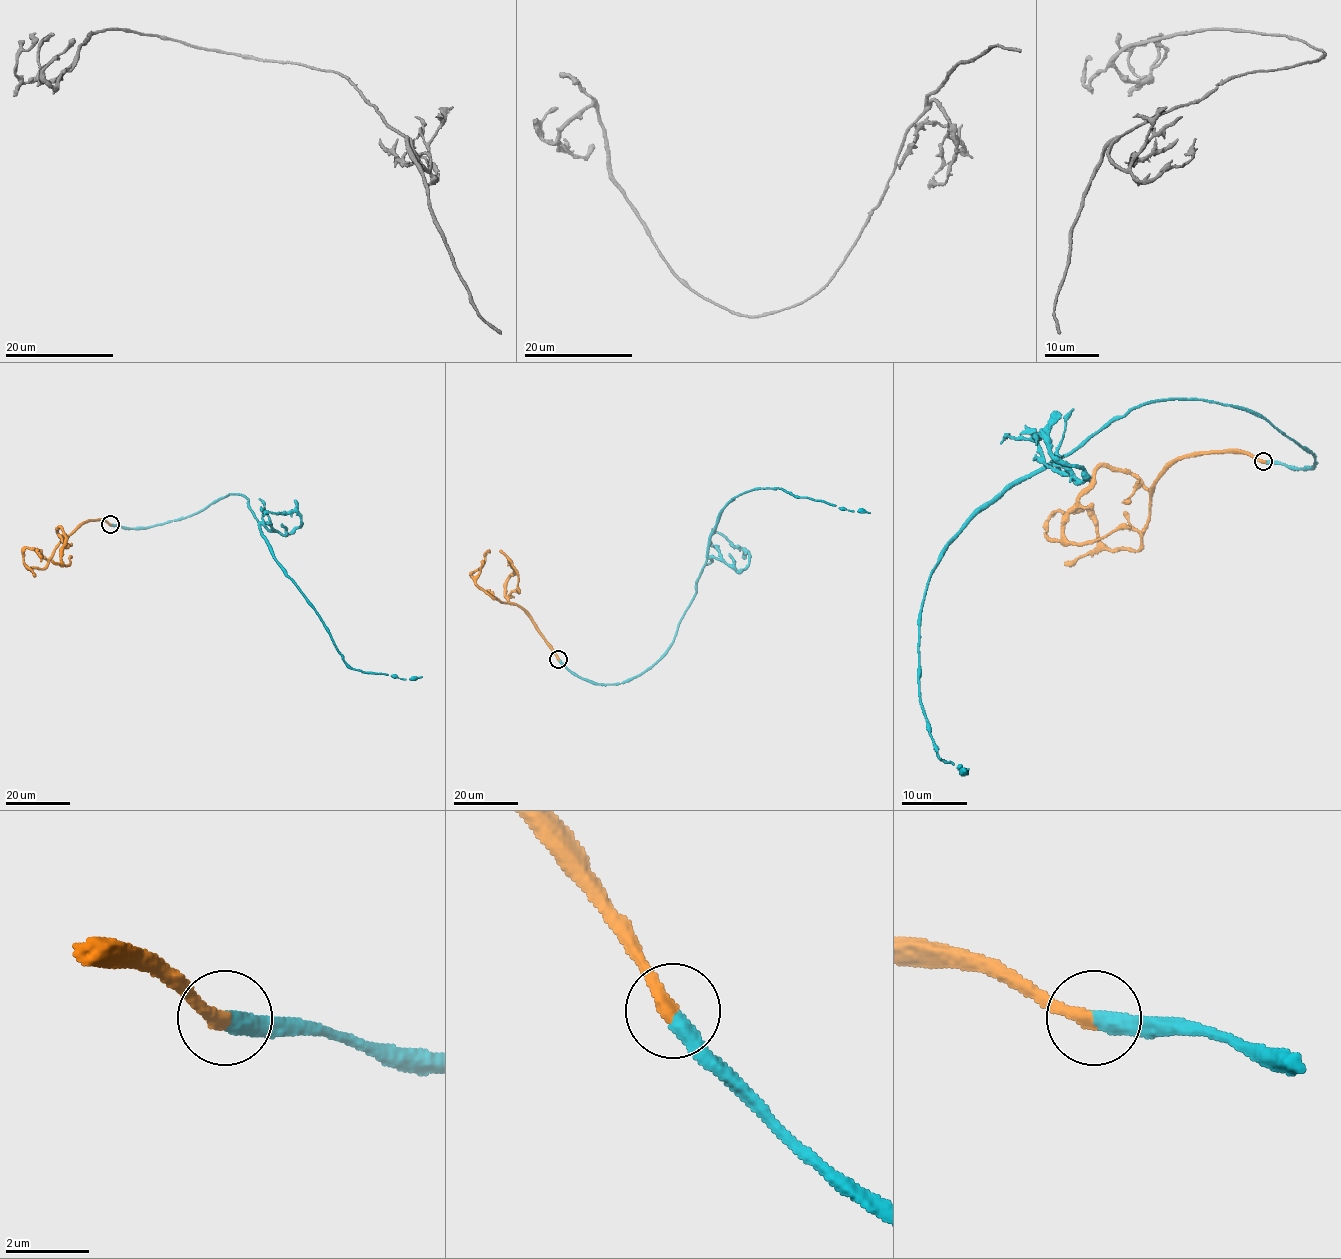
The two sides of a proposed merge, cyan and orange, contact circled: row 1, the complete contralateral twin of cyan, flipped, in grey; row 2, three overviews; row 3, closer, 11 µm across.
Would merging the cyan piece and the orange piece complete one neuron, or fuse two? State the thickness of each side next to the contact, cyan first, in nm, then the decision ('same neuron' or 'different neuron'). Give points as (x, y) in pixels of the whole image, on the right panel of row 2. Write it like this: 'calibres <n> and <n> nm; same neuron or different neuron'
calibres 380 and 400 nm; same neuron

